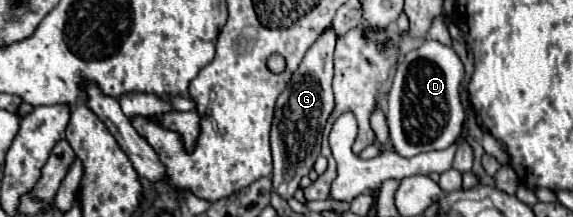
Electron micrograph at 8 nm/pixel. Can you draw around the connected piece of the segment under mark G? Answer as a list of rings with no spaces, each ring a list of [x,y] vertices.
[[[325,29],[319,39],[305,53],[299,69],[293,73],[287,89],[279,95],[275,105],[275,117],[271,127],[271,151],[273,151],[273,189],[283,199],[289,199],[299,189],[299,181],[313,169],[321,151],[323,125],[333,111],[333,49],[335,31]]]

